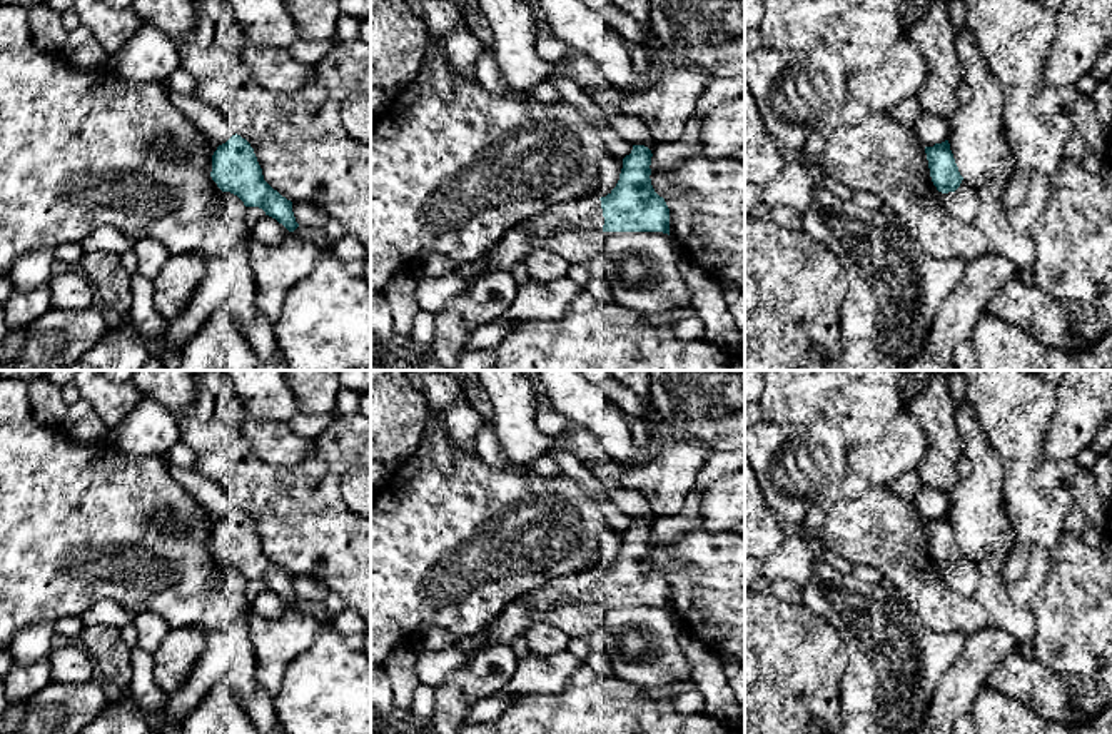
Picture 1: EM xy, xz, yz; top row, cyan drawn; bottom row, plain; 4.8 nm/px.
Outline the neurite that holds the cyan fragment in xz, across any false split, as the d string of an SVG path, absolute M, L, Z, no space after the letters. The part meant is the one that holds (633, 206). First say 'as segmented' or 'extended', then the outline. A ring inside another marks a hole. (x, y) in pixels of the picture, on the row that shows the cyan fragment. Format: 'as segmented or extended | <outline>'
extended | M633 145L623 158L616 187L606 195L586 195L539 212L521 225L528 234L603 230L603 232L663 232L670 235L670 209L651 185L651 150Z

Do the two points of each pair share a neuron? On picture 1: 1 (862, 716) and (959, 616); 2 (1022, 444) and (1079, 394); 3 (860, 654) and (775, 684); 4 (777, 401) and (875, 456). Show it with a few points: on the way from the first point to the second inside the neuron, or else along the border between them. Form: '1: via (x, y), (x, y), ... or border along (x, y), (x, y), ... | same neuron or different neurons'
1: border along (912, 608), (930, 624), (965, 633) | different neurons
2: border along (1057, 387), (1056, 412), (1044, 437), (1047, 456) | different neurons
3: border along (832, 623), (842, 629), (847, 649), (839, 696) | different neurons
4: border along (889, 426), (875, 437), (852, 444) | different neurons

